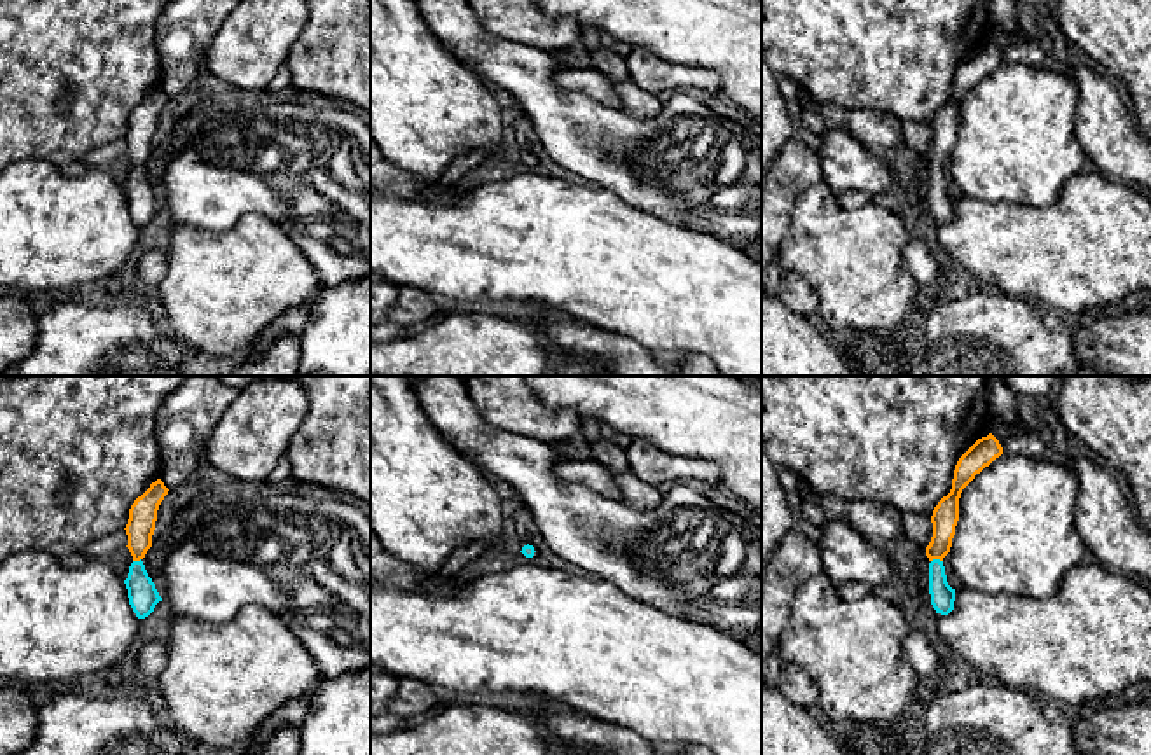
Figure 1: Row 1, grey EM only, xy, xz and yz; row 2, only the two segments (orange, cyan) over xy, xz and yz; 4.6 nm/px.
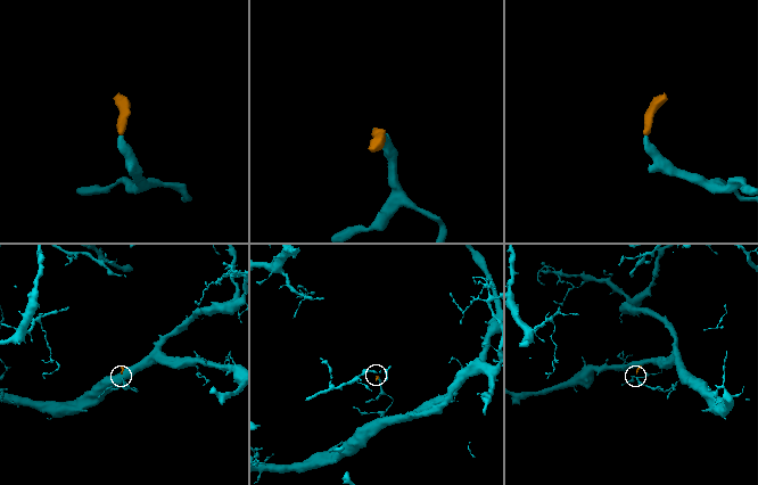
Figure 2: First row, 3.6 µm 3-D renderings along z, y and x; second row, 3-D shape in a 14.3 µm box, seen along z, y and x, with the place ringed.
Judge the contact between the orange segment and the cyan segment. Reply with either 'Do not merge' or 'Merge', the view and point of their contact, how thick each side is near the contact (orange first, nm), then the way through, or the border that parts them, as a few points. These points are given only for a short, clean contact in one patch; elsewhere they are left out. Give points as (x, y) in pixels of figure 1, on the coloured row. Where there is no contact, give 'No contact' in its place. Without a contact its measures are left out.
Merge. Touches orange at yz (937, 558). Thickness 120 nm (orange) against 110 nm. Path across: yz (945, 514), (937, 558), (937, 582), (942, 595)

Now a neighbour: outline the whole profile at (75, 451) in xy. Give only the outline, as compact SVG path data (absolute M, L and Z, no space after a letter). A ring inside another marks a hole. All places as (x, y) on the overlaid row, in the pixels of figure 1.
M17 376L0 383L0 563L16 552L44 551L56 558L80 552L89 542L124 530L129 509L161 479L162 458L155 439L155 414L187 376Z

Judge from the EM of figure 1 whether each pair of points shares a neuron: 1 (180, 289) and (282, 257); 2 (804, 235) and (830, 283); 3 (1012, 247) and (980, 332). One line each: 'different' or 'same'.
1: same
2: same
3: different

